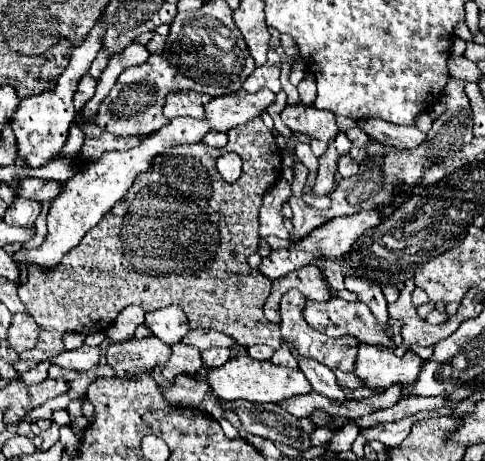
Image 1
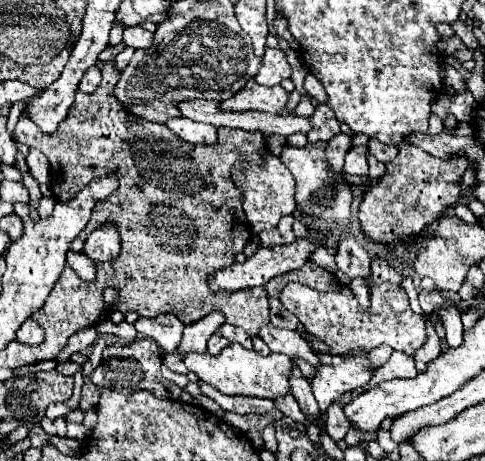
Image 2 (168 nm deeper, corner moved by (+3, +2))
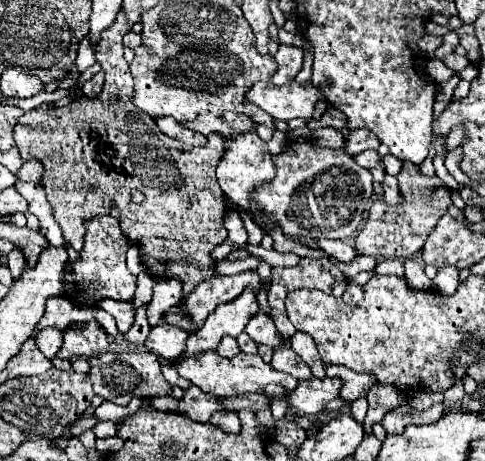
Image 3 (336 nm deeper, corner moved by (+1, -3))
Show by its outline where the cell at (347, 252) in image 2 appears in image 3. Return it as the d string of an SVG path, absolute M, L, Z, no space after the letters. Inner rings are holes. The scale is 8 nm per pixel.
M321 239L321 241L319 241L319 247L321 247L327 255L335 257L335 259L341 261L341 263L351 263L351 261L357 257L357 251L355 251L349 243L345 243L345 241Z

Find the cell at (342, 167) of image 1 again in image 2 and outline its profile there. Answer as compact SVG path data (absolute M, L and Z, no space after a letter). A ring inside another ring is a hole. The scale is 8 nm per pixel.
M355 146L355 148L351 148L351 152L347 152L347 156L345 156L343 172L345 174L369 174L367 154L369 154L367 146Z

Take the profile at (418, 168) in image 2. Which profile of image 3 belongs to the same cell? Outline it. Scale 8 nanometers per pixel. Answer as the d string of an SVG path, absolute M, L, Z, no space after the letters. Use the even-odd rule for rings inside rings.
M403 161L403 169L397 175L399 181L399 203L389 205L385 201L375 201L365 227L355 237L355 249L359 255L379 255L379 257L413 257L419 253L427 241L427 235L435 229L441 215L447 213L451 201L451 191L443 185L437 175L423 175L419 165Z

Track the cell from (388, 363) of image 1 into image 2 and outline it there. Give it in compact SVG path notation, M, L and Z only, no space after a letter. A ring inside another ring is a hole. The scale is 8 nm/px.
M353 352L351 356L335 356L329 366L321 364L311 380L313 396L319 408L325 412L341 394L365 386L371 374L373 370L369 368L367 356L359 356L359 352Z

